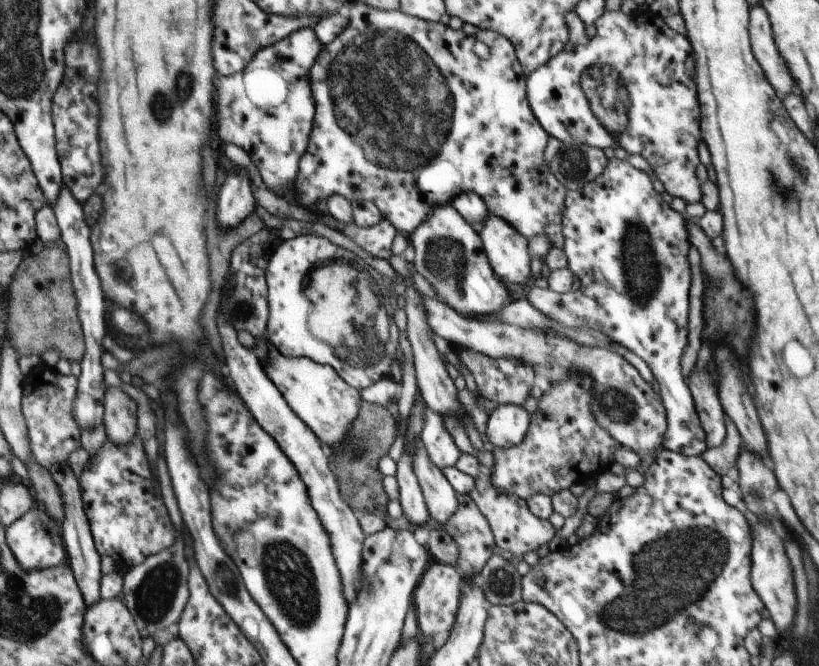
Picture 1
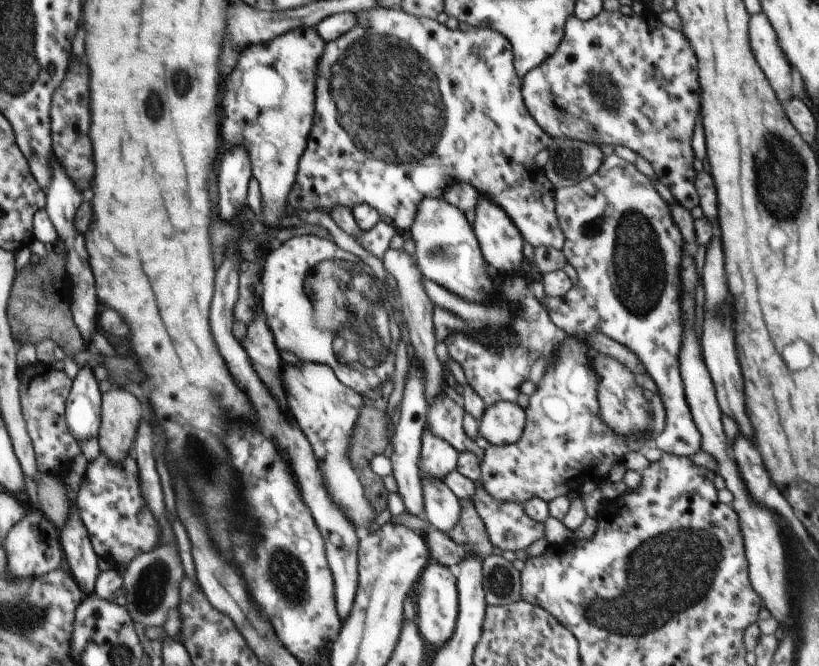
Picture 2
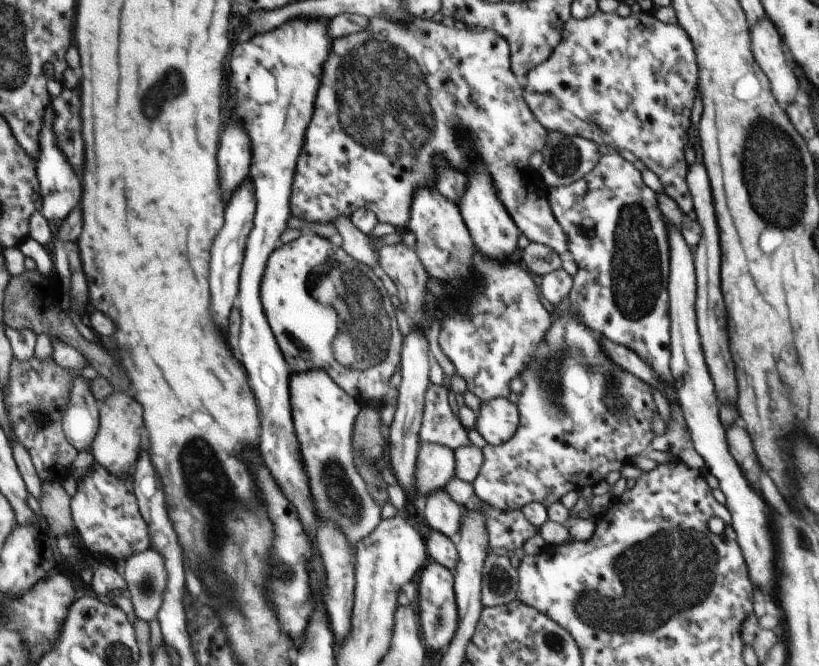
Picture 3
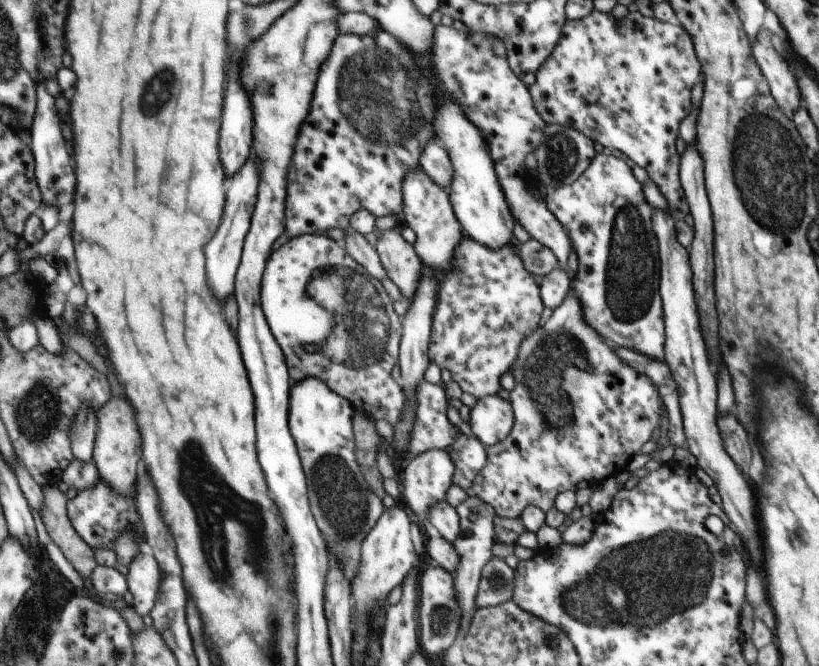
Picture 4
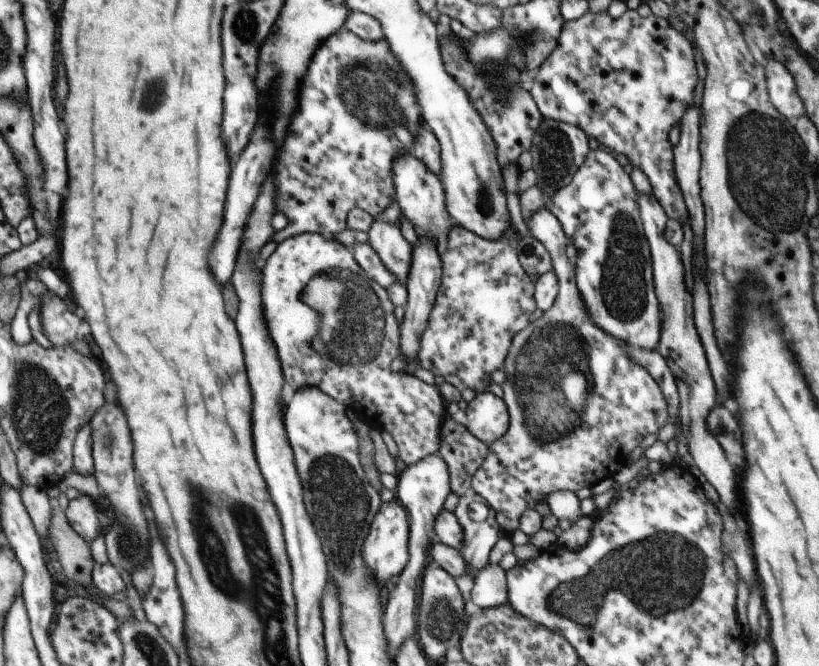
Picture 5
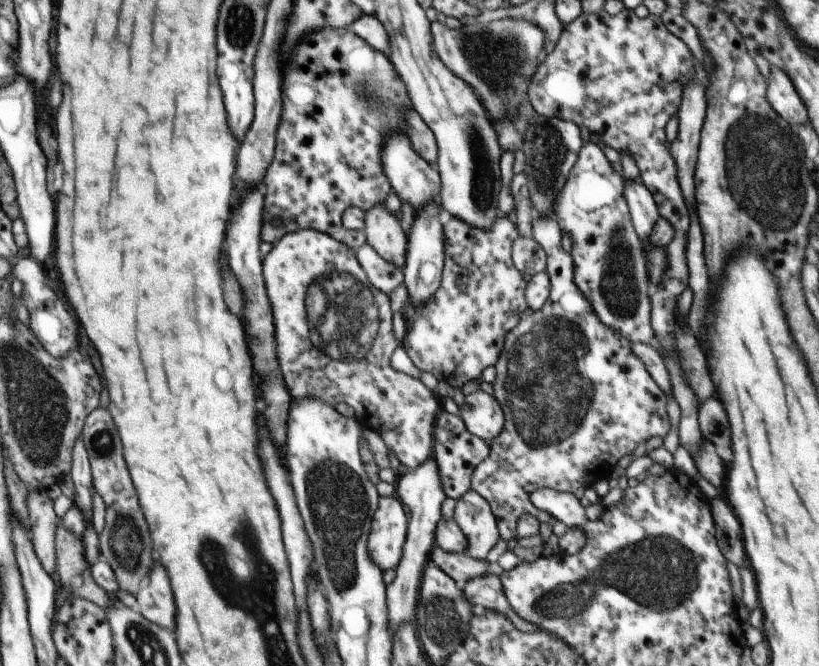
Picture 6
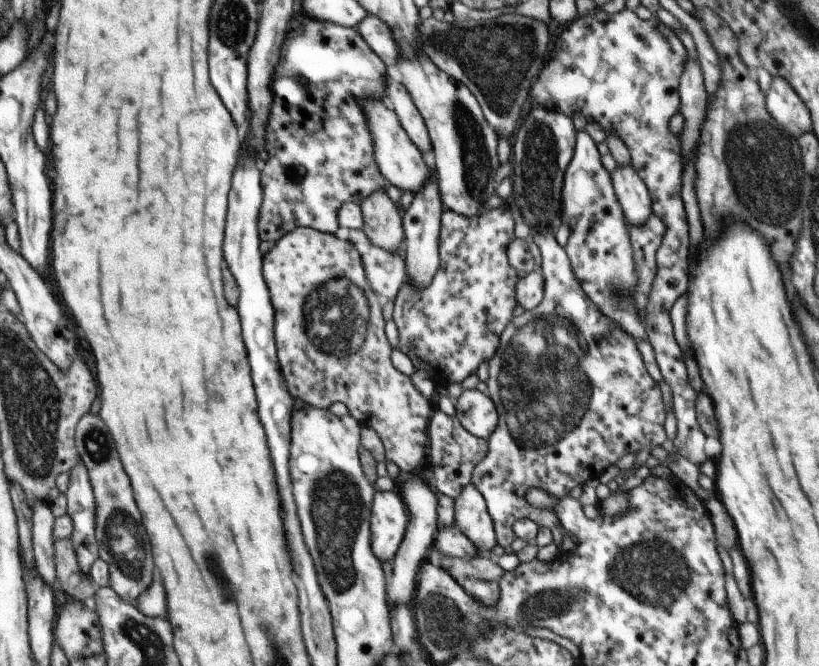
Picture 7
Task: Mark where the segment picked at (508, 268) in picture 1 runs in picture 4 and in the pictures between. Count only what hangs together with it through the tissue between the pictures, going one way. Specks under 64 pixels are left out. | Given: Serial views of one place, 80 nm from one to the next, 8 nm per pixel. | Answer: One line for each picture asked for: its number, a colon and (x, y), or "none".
2: (501, 243)
3: (495, 234)
4: (479, 204)

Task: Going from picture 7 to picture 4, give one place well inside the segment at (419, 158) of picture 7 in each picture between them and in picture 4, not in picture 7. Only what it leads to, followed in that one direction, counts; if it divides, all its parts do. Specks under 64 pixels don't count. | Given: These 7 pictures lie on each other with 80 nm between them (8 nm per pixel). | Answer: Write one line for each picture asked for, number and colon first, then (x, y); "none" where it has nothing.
4: (427, 209)
5: (420, 194)
6: (414, 180)

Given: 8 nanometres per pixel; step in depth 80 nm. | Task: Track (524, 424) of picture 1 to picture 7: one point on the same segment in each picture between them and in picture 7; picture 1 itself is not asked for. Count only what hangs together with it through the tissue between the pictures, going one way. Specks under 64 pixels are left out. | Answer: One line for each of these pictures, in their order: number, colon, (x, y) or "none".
2: (503, 423)
3: (498, 420)
4: (492, 418)
5: (487, 414)
6: (483, 416)
7: (477, 412)

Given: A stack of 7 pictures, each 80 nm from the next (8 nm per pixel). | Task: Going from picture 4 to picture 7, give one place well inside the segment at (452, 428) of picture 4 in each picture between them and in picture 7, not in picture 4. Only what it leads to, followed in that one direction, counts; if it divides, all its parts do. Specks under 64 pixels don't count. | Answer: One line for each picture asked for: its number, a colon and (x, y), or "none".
5: (333, 327)
6: (333, 334)
7: (329, 331)

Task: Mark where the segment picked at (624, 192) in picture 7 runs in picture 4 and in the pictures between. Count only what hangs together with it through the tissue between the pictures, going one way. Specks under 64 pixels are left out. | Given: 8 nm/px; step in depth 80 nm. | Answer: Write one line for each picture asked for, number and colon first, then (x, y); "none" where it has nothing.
4: (685, 354)
5: (679, 344)
6: (644, 211)

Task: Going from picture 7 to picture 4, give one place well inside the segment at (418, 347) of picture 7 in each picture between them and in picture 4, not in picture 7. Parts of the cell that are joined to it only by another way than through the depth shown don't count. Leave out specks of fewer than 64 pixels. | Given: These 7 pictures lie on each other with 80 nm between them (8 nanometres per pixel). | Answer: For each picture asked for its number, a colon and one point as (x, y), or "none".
4: (488, 302)
5: (486, 296)
6: (460, 331)

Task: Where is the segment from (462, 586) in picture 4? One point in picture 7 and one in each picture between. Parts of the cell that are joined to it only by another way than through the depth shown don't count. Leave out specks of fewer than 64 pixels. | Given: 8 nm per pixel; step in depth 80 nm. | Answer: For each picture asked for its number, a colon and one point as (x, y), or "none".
5: (481, 530)
6: (474, 515)
7: (472, 517)

